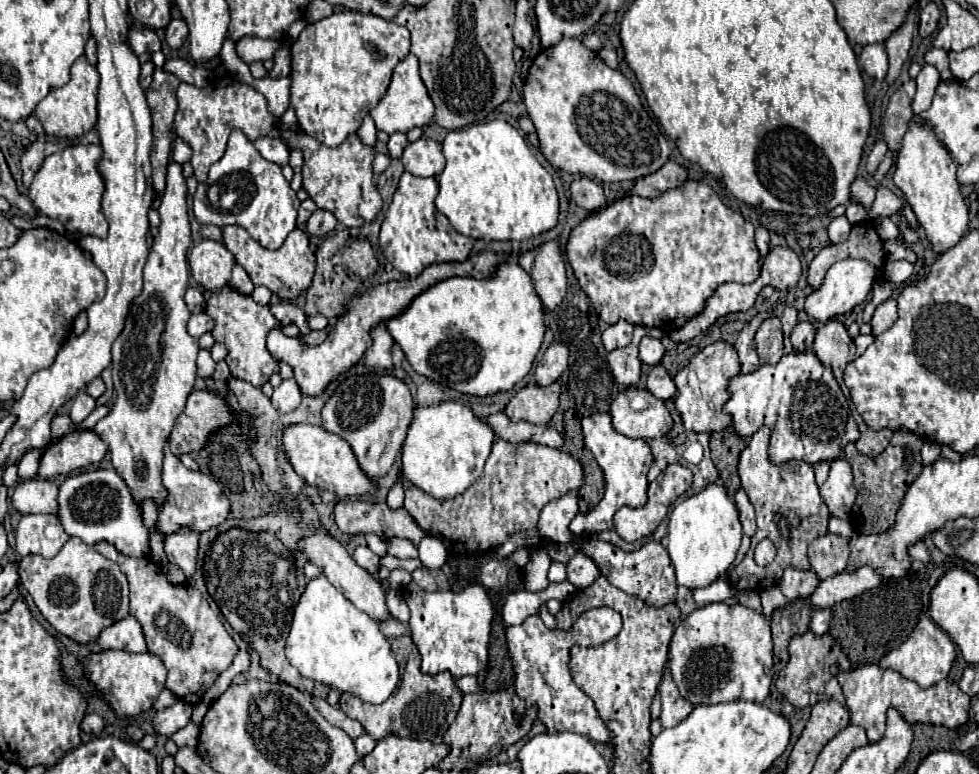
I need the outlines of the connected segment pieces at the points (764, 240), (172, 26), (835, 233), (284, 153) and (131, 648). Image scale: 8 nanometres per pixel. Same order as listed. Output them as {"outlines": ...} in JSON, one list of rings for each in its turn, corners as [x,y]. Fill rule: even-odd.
{"outlines":[[[[756,228],[756,246],[758,246],[758,252],[760,252],[760,266],[764,264],[764,258],[768,254],[768,242],[770,242],[770,236],[768,236],[768,230],[766,228]]],[[[174,18],[170,20],[168,28],[166,28],[166,42],[170,48],[180,48],[184,44],[184,40],[188,38],[188,24],[182,18]]],[[[842,216],[842,218],[834,218],[830,224],[828,224],[828,238],[832,244],[840,244],[846,240],[846,236],[850,234],[850,222]]],[[[264,136],[262,140],[256,140],[254,144],[256,144],[258,152],[260,152],[266,160],[270,160],[270,162],[274,162],[274,164],[278,164],[278,166],[286,166],[286,164],[288,164],[290,150],[288,150],[288,146],[286,146],[280,138]]],[[[128,614],[122,620],[114,622],[100,634],[100,650],[128,650],[128,652],[146,652],[146,640],[142,634],[140,622]]]]}

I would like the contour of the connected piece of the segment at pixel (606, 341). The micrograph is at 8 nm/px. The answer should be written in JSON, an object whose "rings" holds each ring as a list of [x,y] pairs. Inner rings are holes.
{"rings":[[[618,320],[616,324],[608,326],[602,332],[602,344],[608,352],[612,352],[616,348],[622,348],[622,346],[628,346],[630,340],[632,340],[632,332],[634,332],[632,324],[628,324],[626,320]]]}

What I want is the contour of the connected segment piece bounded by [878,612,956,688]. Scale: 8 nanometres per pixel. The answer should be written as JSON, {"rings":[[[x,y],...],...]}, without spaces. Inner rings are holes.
{"rings":[[[924,612],[920,614],[920,620],[914,628],[914,632],[908,636],[908,640],[904,644],[900,644],[896,650],[888,652],[878,666],[882,670],[896,670],[898,674],[902,674],[904,678],[916,682],[920,688],[930,688],[932,684],[944,680],[952,668],[952,662],[956,658],[956,644],[952,642],[952,638],[938,626],[934,624],[934,620]]]}

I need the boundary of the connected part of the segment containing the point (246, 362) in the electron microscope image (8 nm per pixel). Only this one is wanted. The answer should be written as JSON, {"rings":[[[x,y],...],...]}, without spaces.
{"rings":[[[230,286],[222,288],[218,294],[204,292],[204,298],[206,298],[206,312],[216,320],[212,336],[216,338],[216,342],[222,342],[228,348],[226,364],[232,376],[246,380],[252,386],[262,386],[264,382],[268,382],[268,378],[274,372],[278,372],[278,362],[266,350],[266,336],[272,328],[278,328],[278,330],[282,328],[282,324],[270,312],[270,306],[256,304],[252,296],[240,294]]]}

